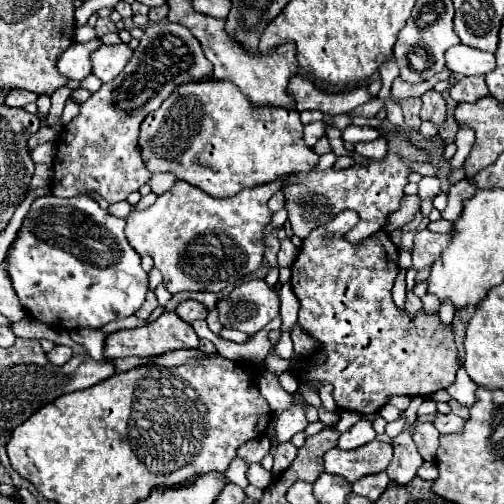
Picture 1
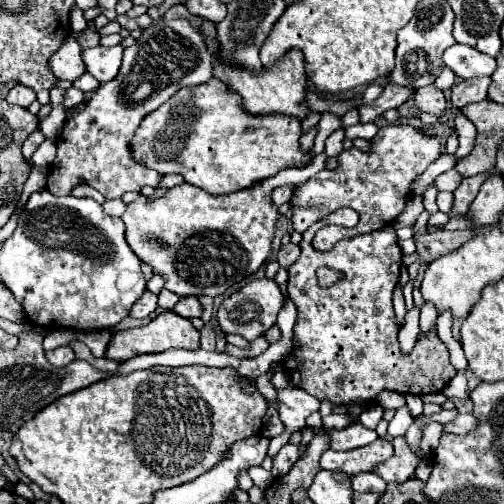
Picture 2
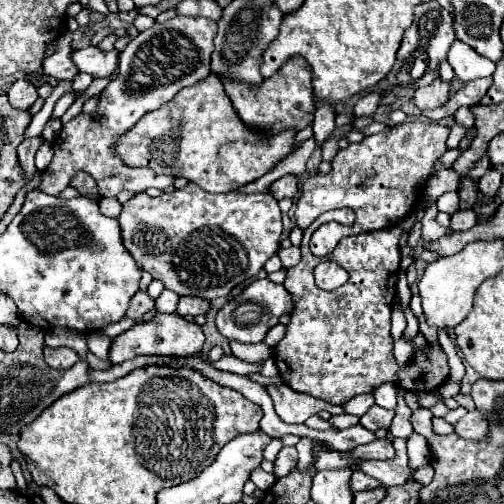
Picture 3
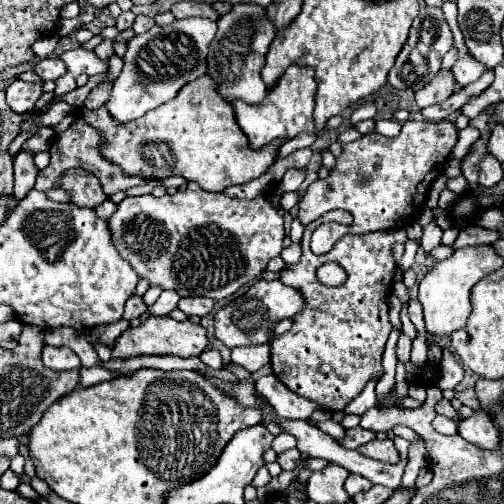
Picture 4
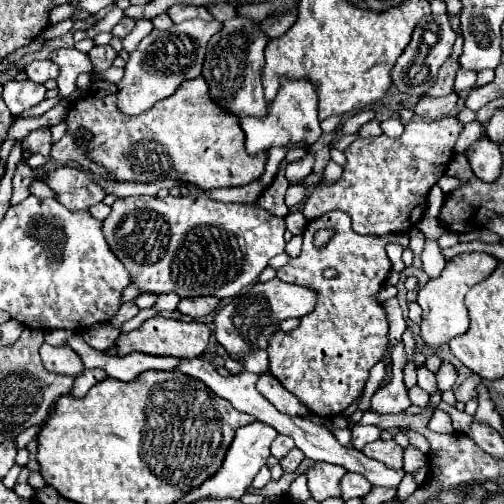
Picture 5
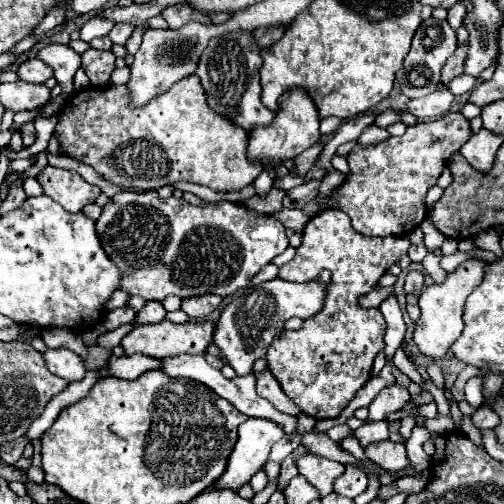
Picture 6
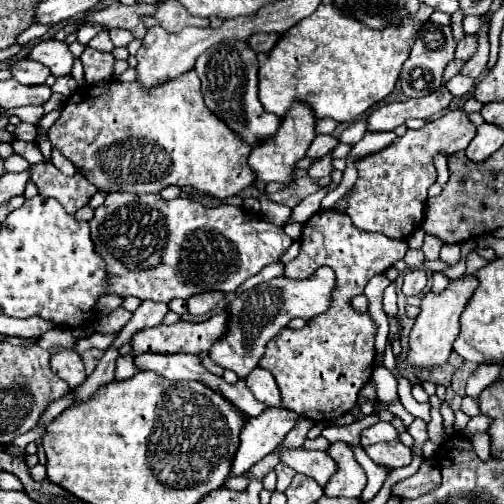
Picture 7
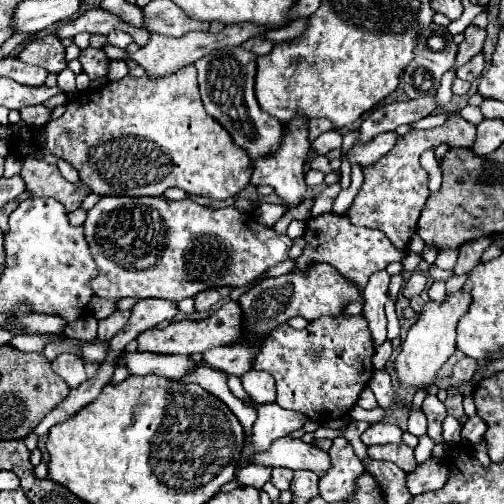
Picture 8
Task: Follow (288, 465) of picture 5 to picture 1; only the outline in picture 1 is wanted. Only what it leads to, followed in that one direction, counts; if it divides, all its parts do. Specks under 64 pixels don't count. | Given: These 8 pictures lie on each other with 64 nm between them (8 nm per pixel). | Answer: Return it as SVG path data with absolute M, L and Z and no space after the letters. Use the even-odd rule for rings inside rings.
M288 442L288 444L282 444L282 446L274 448L272 454L274 454L272 474L274 474L274 476L280 476L280 474L294 462L294 458L296 458L296 454L298 454L298 448L296 448L292 442Z

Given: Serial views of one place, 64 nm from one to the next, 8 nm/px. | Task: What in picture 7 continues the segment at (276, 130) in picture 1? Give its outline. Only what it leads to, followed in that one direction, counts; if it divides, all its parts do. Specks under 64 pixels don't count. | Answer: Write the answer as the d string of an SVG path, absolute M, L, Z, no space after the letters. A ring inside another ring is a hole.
M188 70L178 78L152 88L142 88L134 82L108 82L100 86L80 86L66 102L60 118L48 130L52 148L58 148L78 168L74 178L66 178L54 164L30 166L30 180L38 186L40 196L56 198L68 214L74 214L88 200L84 194L84 180L98 192L132 192L132 194L160 194L168 186L190 186L202 194L224 200L248 188L256 178L248 168L250 148L240 144L240 138L208 112L200 92L196 70Z

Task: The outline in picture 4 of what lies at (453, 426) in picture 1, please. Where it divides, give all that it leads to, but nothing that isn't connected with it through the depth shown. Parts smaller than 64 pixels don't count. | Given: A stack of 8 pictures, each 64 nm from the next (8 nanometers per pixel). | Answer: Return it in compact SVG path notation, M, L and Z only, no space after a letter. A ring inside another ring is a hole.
M476 410L470 418L466 418L460 426L458 426L458 434L462 438L466 438L468 442L480 446L480 448L488 448L488 450L496 450L500 446L500 436L496 426L490 422L488 414L484 410Z

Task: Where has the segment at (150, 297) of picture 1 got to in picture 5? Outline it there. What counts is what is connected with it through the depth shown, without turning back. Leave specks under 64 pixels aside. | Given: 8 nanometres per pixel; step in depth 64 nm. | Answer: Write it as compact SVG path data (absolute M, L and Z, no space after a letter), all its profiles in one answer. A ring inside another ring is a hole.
M126 302L126 304L122 304L122 306L120 306L120 310L116 312L116 316L112 316L112 318L110 318L110 324L112 324L112 326L116 326L116 328L120 328L120 326L122 326L126 320L134 318L136 314L138 314L136 304Z

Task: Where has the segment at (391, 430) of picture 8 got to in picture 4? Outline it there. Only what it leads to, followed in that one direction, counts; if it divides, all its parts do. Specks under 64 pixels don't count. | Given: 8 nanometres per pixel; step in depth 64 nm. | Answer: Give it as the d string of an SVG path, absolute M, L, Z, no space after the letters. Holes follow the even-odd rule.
M356 426L356 428L346 430L346 438L340 444L346 446L346 448L350 448L350 450L358 450L362 444L368 444L372 440L376 440L376 434L372 430Z

